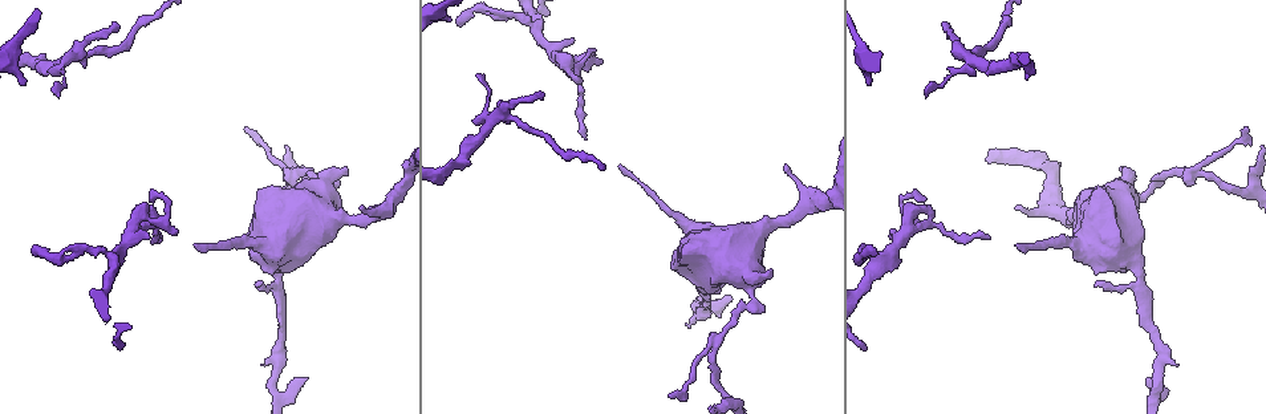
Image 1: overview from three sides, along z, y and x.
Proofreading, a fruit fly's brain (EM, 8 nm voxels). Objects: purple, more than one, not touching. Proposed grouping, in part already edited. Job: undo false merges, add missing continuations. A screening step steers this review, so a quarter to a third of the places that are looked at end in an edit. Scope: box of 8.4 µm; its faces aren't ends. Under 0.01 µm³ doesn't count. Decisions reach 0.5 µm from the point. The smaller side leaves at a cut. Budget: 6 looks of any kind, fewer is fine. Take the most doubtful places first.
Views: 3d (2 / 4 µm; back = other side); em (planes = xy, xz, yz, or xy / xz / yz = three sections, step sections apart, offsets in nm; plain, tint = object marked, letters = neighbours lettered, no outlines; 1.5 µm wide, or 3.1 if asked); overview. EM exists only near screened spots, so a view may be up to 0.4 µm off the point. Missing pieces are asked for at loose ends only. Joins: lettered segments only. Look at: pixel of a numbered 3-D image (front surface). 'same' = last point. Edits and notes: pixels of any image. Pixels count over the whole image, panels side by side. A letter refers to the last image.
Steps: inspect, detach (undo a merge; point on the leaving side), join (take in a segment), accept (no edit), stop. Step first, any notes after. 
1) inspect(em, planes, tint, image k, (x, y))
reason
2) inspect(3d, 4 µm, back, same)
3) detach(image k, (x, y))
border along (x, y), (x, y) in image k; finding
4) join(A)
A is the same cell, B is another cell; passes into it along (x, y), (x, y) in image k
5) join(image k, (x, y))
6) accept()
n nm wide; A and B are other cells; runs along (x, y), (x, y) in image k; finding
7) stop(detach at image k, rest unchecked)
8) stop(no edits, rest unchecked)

inspect(em, planes, letters, image 1, (134, 227))
a fork

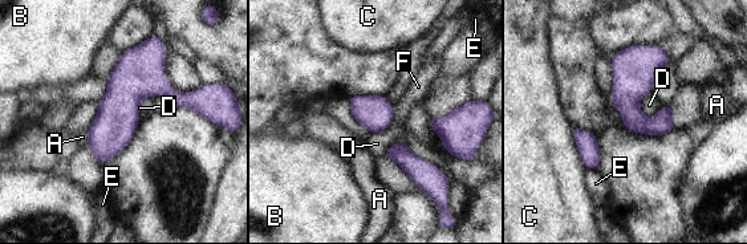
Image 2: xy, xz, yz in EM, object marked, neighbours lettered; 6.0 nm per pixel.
accept()
A, B, C, D, E and F are other cells; one neuron here

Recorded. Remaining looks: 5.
inspect(em, xz, step 4, tint, image 1, (291, 170))

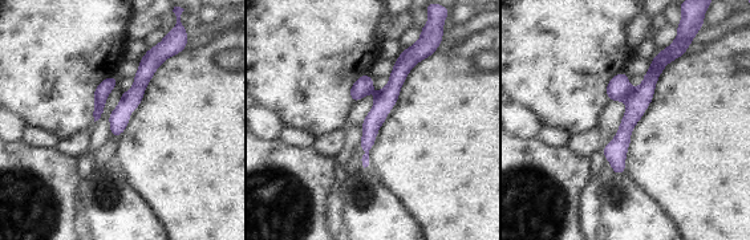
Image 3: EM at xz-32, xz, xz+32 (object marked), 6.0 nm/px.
inspect(em, planes, letters, same)

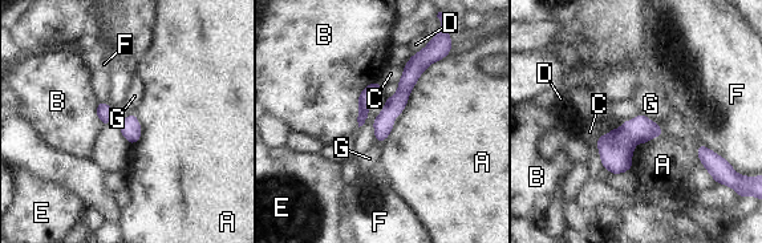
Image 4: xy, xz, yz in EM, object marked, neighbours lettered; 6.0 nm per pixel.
accept()
120 nm wide; A, B, C, D, E, F and G are other cells; border along (640, 112), (655, 122) in image 4; continuous, no second neuron

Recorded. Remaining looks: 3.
inspect(em, xz, step 4, tint, image 1, (925, 96))
thin end

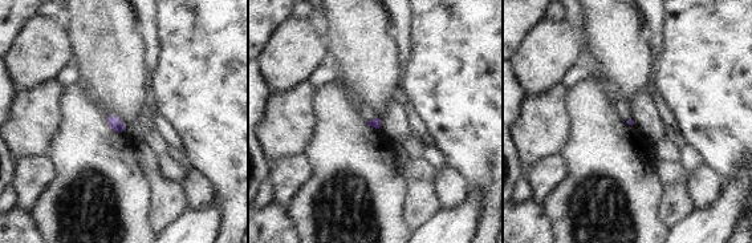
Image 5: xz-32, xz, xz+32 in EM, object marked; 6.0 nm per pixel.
inspect(em, planes, tint, same)

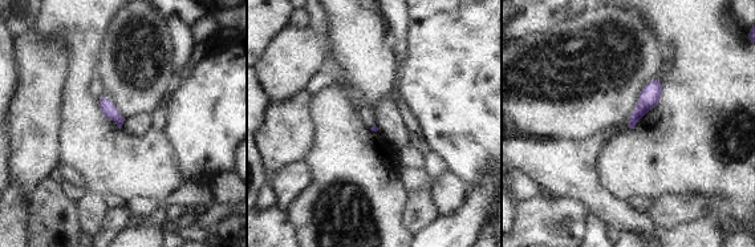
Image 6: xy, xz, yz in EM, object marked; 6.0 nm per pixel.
inspect(em, planes, letters, same)
see the neighbours

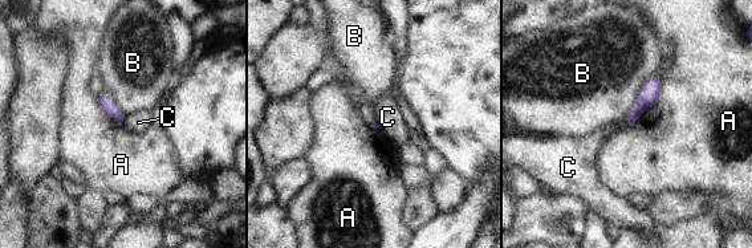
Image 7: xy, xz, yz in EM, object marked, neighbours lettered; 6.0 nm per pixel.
accept()
A, B and C are other cells; none of them fits

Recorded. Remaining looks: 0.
stop(no edits, rest unchecked)

